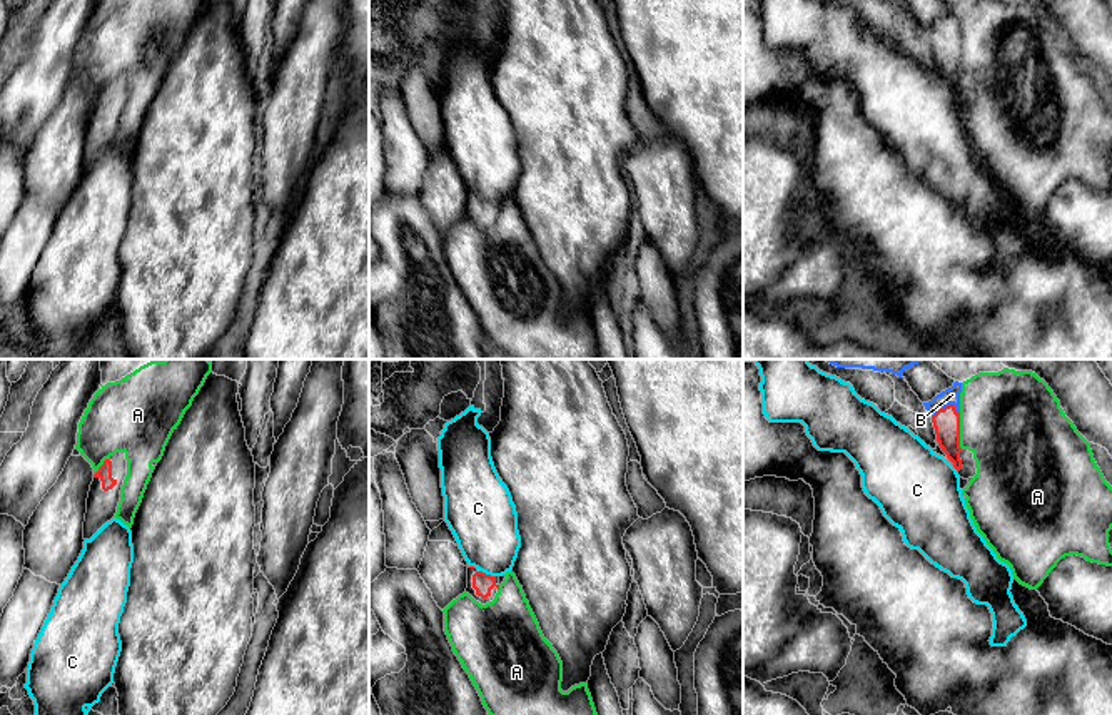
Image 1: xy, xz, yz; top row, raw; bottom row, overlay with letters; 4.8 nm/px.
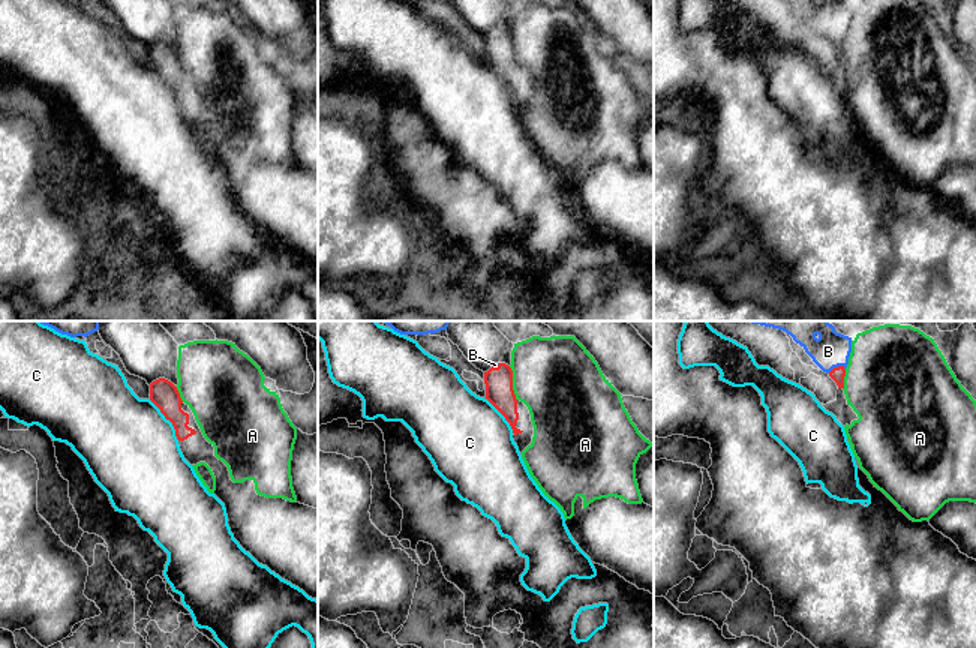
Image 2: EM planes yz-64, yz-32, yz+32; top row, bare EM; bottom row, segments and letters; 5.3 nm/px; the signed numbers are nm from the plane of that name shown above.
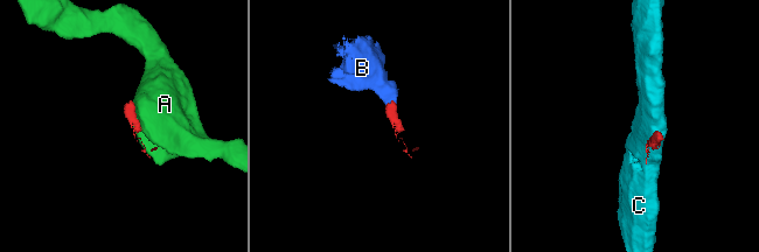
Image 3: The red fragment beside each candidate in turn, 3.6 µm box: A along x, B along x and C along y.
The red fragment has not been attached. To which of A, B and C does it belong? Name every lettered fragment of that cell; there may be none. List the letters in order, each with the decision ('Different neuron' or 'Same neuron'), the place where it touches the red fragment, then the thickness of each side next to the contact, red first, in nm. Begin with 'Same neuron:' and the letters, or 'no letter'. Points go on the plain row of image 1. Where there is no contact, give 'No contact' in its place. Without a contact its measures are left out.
Same neuron: B
A: Different neuron. Touches red at yz (959, 57). Thickness 130 nm (red) against 460 nm
B: Same neuron. Touches red at yz (945, 32). Thickness 130 nm (red) against 80 nm
C: Different neuron. Touches red at xz (488, 201). Thickness 100 nm (red) against 320 nm

